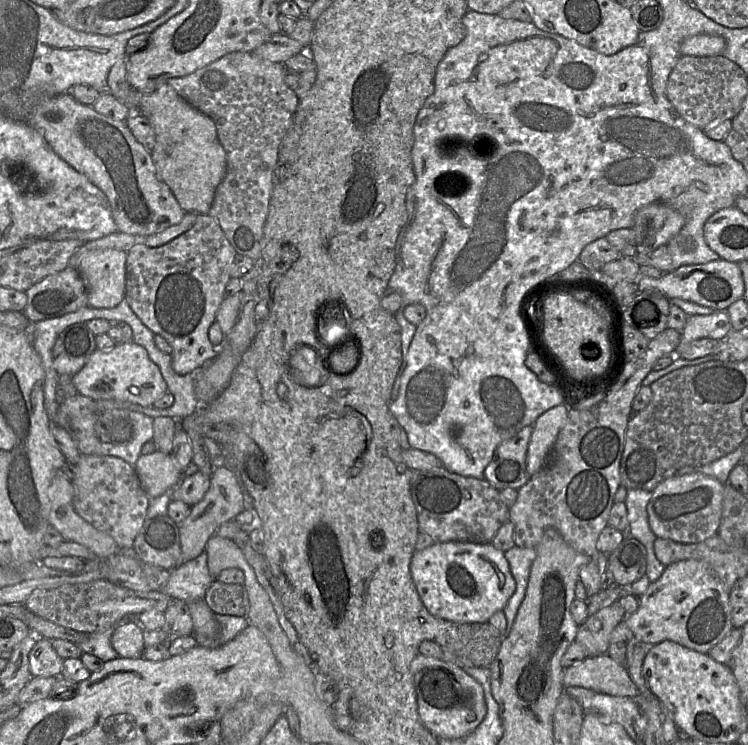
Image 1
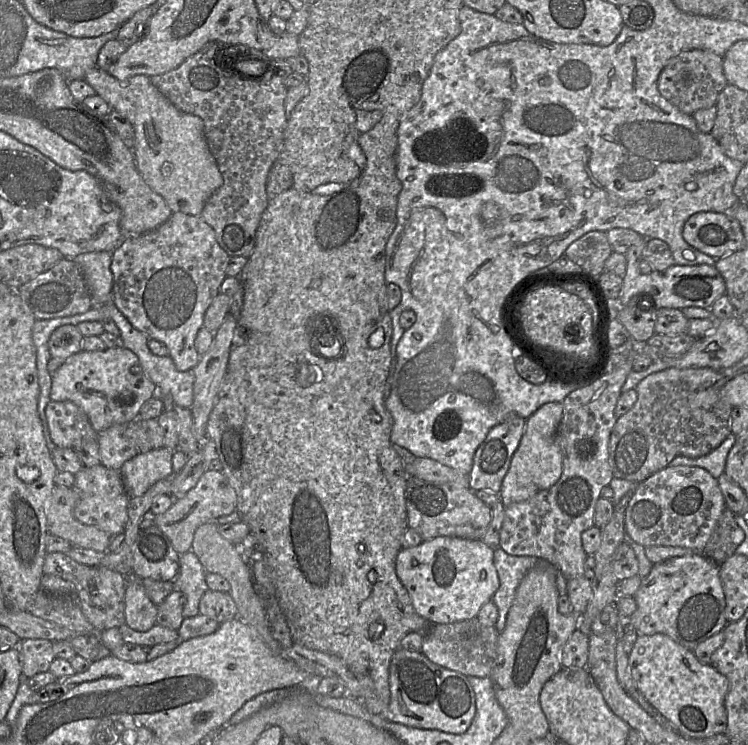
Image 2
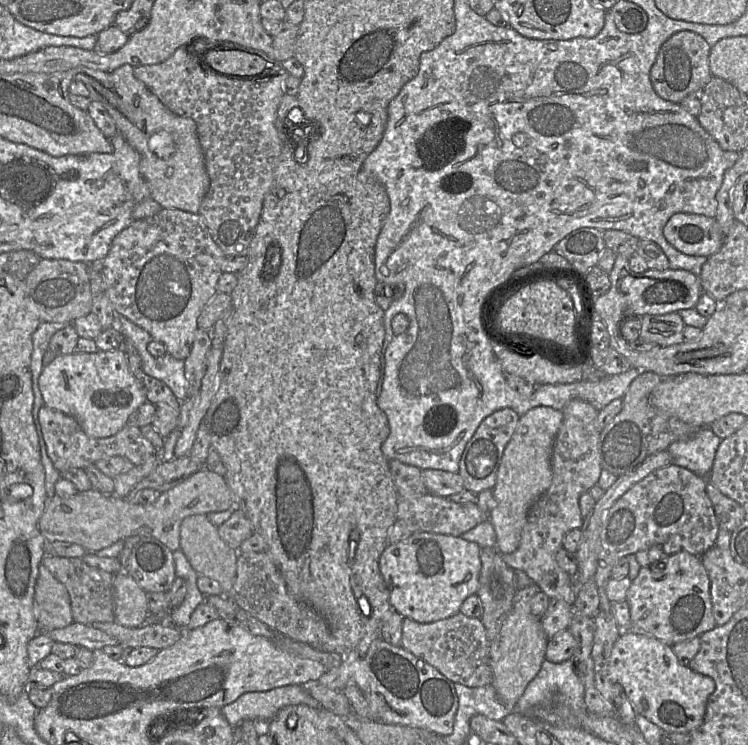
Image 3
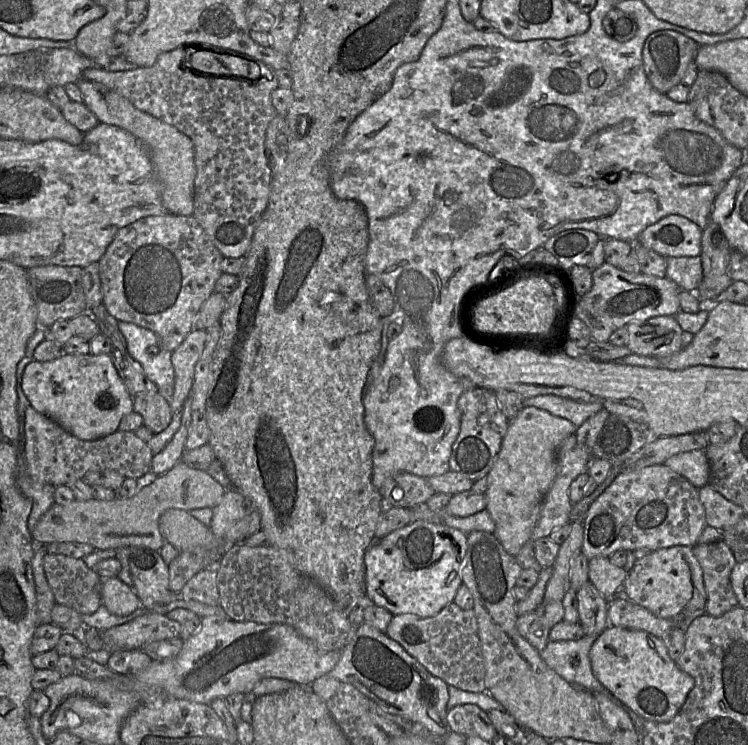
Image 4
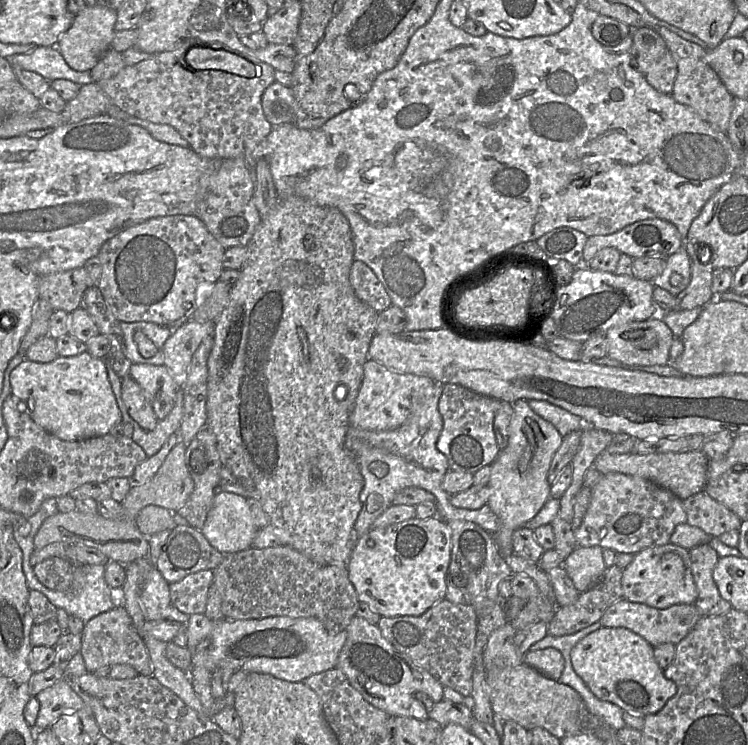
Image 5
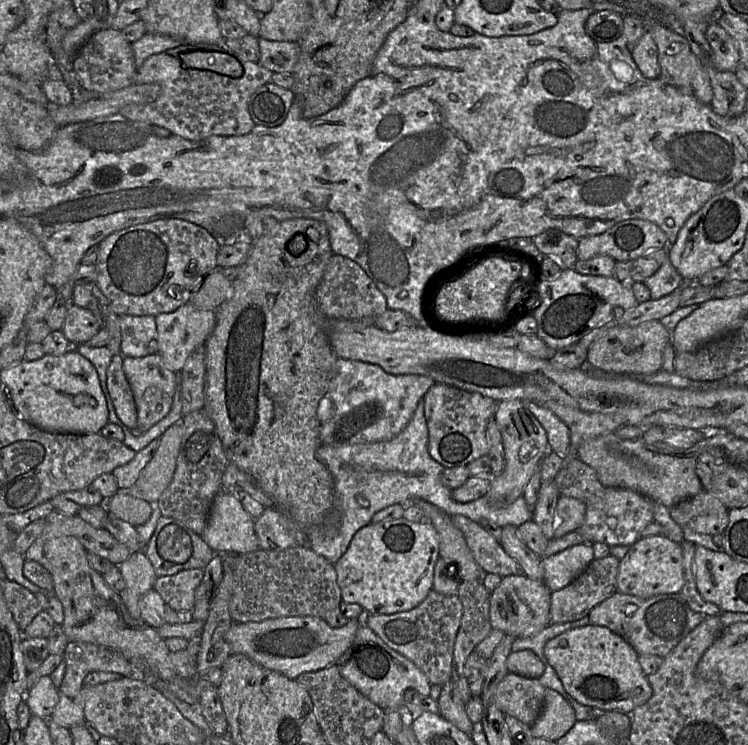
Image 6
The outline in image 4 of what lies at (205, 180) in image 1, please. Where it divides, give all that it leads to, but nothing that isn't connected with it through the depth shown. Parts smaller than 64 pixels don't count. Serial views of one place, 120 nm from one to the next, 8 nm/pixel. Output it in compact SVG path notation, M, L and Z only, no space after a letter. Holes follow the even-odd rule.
M81 78L77 82L85 106L99 122L129 131L149 153L155 176L161 186L162 204L171 214L189 216L194 211L196 167L192 140L176 127L137 109L128 99L106 86Z

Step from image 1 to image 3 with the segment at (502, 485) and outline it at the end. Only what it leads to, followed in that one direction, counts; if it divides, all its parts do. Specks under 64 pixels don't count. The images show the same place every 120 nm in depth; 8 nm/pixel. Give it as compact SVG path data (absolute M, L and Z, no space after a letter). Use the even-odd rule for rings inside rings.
M503 408L487 416L468 441L459 460L458 473L464 481L464 488L478 494L485 489L493 489L497 471L505 447L511 439L520 416L511 408Z

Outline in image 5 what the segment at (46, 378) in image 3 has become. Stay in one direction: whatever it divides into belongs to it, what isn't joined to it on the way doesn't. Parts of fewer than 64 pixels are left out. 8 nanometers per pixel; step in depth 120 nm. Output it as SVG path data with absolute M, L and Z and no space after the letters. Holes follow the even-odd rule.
M88 352L77 356L61 357L49 363L24 360L13 369L9 376L11 395L16 397L31 419L43 430L63 441L80 441L109 434L112 427L122 420L109 382L106 360L91 356Z

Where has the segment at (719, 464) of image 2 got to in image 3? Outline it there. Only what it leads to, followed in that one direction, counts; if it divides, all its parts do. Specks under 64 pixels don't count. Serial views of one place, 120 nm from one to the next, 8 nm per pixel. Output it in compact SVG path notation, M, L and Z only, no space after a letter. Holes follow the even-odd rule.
M701 427L692 438L673 442L667 450L672 464L708 478L721 441L709 427Z

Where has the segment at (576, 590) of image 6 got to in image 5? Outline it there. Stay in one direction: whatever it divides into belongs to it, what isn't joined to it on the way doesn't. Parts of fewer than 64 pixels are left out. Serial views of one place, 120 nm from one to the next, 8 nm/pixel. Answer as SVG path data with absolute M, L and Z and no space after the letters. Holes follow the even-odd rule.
M609 566L600 580L589 590L581 592L571 605L559 606L548 623L548 633L553 636L574 634L595 622L605 611L623 597L622 575L624 568Z

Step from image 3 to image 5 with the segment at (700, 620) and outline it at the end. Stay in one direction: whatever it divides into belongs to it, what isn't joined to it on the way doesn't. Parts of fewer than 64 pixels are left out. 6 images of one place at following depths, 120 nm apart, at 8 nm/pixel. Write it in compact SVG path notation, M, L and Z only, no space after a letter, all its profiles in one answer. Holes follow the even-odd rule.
M673 543L641 550L624 568L622 589L624 599L657 609L676 604L694 604L698 592L692 575L689 550Z

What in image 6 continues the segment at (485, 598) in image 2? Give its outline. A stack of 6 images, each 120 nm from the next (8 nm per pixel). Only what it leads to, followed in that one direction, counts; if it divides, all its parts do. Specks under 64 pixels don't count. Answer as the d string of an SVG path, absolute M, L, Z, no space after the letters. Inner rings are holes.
M402 518L369 523L357 531L348 549L334 564L342 601L359 604L364 612L390 615L418 606L433 589L434 567L439 557L439 534L429 521L411 522Z

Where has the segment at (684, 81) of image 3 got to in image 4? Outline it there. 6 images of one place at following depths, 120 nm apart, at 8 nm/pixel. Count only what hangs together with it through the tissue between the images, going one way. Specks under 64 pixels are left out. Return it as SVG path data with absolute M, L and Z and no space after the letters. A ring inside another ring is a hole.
M673 30L650 34L643 46L642 60L651 85L667 94L682 81L699 48L696 41Z

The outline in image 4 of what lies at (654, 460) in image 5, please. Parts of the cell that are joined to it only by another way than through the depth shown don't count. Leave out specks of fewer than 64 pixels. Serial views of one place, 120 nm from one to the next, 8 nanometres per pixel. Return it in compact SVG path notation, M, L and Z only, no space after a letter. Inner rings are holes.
M693 450L668 458L665 466L686 478L700 489L708 484L710 468L704 450Z

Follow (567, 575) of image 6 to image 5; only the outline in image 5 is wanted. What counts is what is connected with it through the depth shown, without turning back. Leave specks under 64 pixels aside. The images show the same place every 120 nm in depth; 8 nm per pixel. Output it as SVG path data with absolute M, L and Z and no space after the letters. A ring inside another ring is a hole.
M599 546L576 548L564 559L560 567L566 570L575 588L580 592L594 586L607 568L603 549Z

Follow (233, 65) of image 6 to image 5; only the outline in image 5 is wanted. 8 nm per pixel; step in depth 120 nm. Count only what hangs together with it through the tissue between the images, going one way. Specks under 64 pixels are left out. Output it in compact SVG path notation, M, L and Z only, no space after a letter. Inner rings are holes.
M192 47L186 52L184 60L196 71L221 70L244 78L254 78L257 74L253 63L224 49Z

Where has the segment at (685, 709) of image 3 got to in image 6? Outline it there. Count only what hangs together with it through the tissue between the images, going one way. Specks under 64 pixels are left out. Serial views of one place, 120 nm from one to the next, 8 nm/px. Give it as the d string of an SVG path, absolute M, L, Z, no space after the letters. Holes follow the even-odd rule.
M589 624L569 629L545 644L544 655L549 665L555 669L568 695L582 705L631 715L636 707L645 704L653 694L648 675L638 661L637 651L622 636L606 626Z

